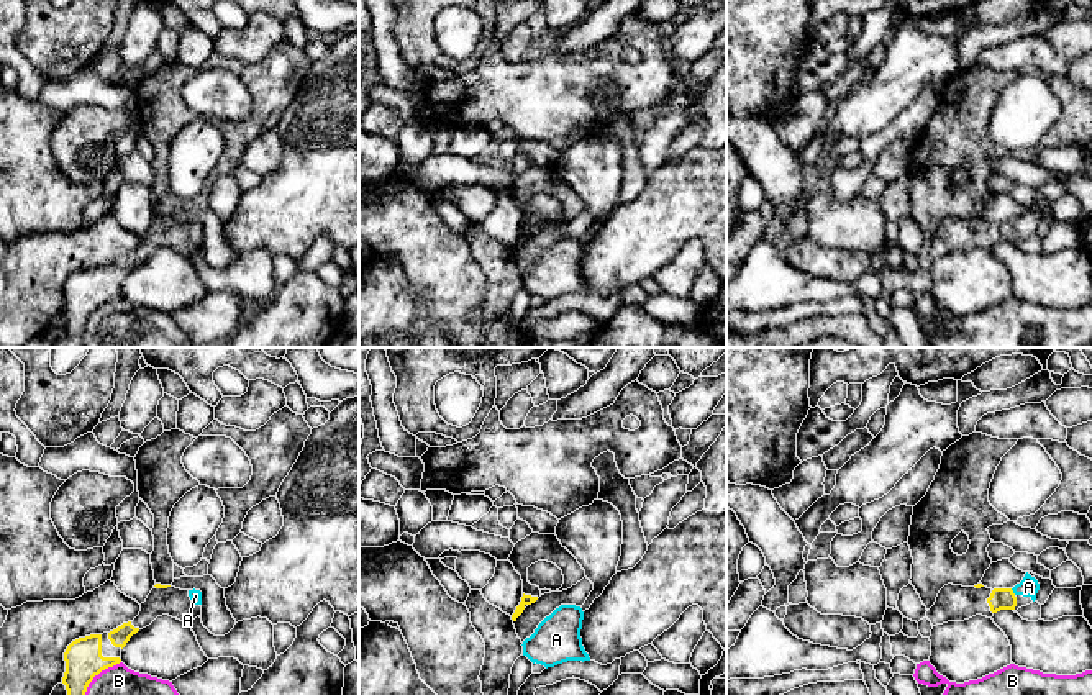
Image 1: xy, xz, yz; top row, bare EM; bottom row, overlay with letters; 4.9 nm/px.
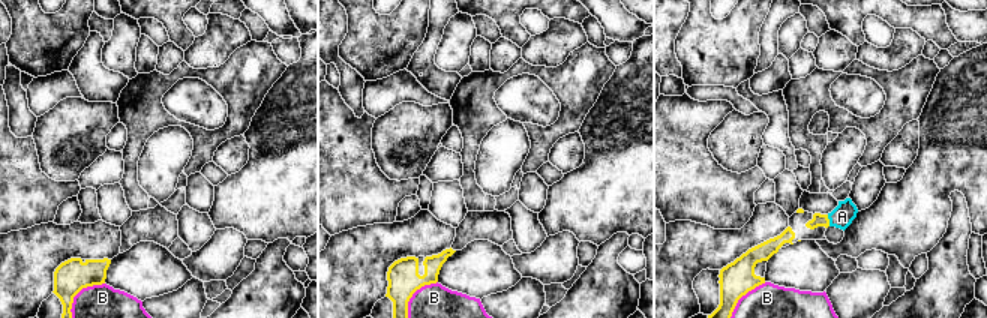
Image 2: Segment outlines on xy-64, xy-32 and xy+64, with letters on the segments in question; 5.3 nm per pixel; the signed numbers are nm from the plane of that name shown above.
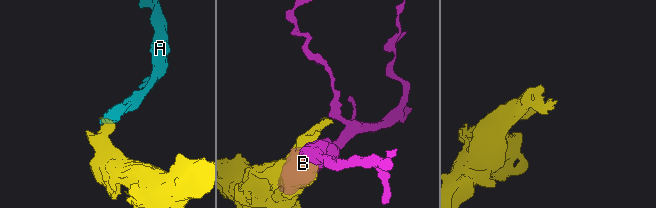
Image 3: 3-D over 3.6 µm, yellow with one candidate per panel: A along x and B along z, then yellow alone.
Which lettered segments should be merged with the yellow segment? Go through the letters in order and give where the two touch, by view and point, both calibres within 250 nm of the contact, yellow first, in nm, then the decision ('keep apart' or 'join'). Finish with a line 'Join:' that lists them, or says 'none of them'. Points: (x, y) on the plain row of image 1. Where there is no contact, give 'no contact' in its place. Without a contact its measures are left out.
A: yz (1012, 225) | 110/100 nm | join
B: xy (90, 313) | 180/420 nm | keep apart
Join: A

